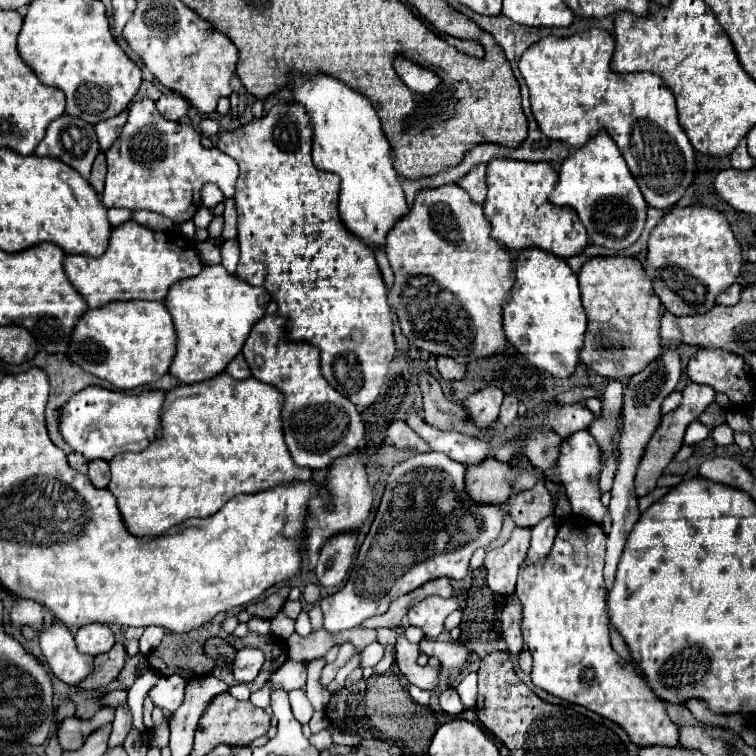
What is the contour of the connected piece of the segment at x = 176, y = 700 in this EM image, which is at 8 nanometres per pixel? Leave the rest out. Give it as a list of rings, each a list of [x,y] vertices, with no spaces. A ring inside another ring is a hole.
[[[180,675],[160,677],[156,687],[150,691],[150,697],[154,705],[158,705],[160,709],[174,713],[184,699],[184,687],[186,687],[186,679]]]

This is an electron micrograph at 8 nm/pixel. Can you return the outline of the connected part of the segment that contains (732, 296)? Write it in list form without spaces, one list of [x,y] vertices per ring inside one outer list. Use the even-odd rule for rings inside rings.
[[[732,283],[726,291],[722,291],[722,293],[716,297],[716,303],[718,303],[718,305],[736,305],[738,299],[740,299],[740,291],[742,291],[740,283]]]

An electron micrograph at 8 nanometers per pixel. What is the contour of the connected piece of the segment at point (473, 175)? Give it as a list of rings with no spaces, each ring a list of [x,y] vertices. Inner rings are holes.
[[[486,165],[474,167],[458,185],[462,189],[466,189],[466,193],[470,195],[472,201],[484,203],[484,199],[486,199]]]

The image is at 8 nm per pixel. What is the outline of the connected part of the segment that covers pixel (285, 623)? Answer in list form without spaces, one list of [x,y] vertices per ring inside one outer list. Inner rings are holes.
[[[282,611],[272,619],[272,633],[280,635],[282,639],[288,639],[294,633],[294,621],[288,619]]]

